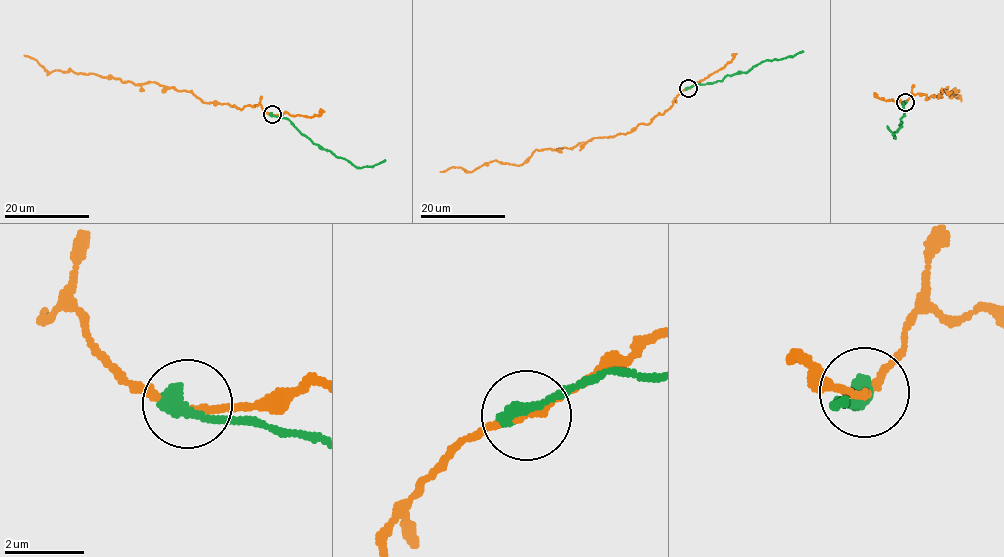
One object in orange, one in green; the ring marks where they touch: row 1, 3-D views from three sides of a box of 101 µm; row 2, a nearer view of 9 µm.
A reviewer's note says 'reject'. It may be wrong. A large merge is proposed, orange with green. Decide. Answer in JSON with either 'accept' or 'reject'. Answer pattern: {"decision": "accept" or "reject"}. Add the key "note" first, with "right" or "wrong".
{"note": "right", "decision": "reject"}

